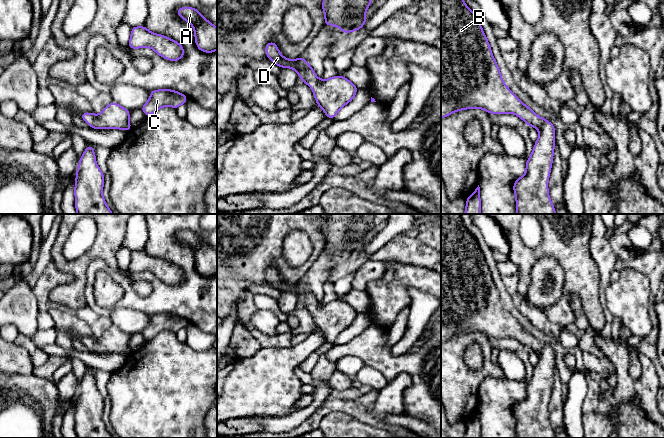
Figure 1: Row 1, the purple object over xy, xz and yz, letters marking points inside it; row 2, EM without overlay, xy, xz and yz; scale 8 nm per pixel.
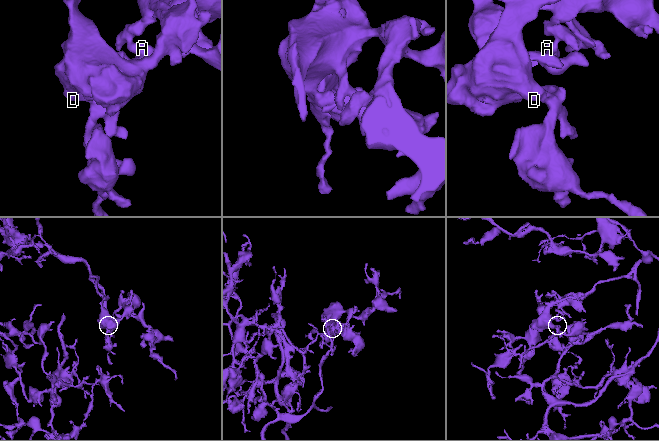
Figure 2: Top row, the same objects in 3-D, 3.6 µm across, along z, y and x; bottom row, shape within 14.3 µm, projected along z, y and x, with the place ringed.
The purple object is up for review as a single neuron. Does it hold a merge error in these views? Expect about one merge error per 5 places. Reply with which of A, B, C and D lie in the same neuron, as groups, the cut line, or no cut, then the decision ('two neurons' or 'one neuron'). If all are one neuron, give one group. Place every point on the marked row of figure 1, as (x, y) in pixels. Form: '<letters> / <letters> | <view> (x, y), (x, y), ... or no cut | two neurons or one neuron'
A B C D | no cut | one neuron

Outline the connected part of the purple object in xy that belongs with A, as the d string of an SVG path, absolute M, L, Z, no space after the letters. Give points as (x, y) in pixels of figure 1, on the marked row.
M179 7L176 14L194 28L197 48L205 53L217 50L217 28L194 7Z

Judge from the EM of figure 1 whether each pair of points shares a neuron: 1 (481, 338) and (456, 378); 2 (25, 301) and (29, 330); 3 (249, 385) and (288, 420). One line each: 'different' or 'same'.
1: same
2: same
3: different

